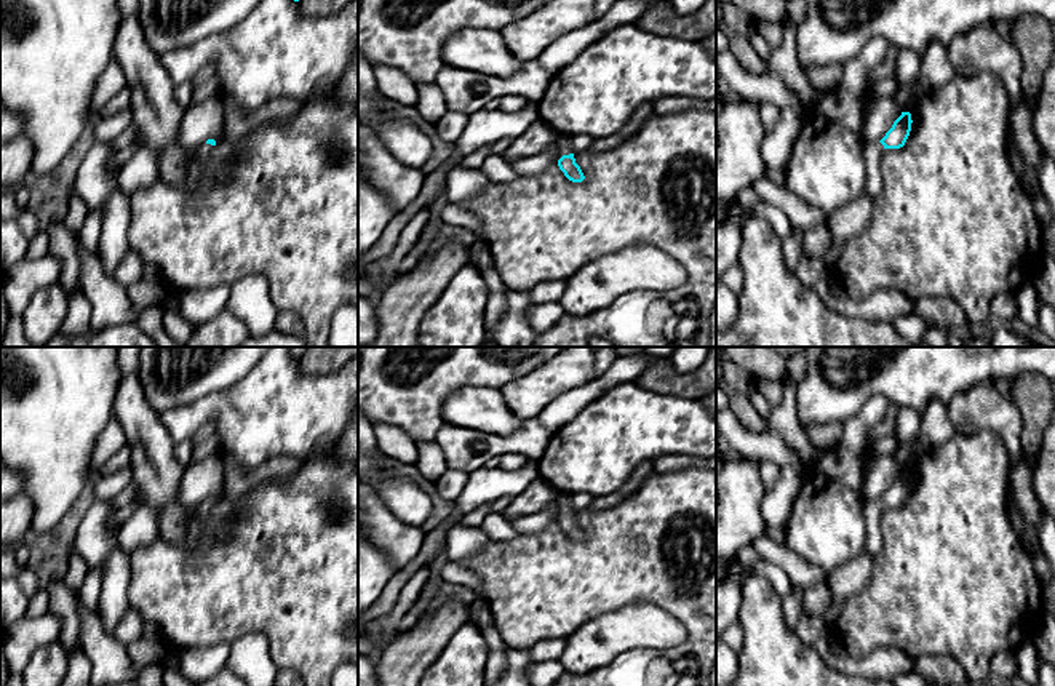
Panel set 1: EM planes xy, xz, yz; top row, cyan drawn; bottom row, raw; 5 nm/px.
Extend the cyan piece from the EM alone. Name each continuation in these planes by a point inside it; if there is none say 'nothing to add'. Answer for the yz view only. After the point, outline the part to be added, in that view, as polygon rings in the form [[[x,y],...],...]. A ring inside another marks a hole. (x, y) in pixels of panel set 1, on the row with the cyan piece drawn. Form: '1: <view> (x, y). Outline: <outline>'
1: yz (873, 151). Outline: [[[863,142],[863,155],[866,166],[866,184],[863,195],[874,201],[882,190],[882,176],[881,176],[881,157],[884,154],[884,146],[878,142]]]

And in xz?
1: xz (565, 141). Outline: [[[558,136],[556,141],[559,144],[561,157],[572,154],[572,150],[571,150],[571,138],[569,136]]]

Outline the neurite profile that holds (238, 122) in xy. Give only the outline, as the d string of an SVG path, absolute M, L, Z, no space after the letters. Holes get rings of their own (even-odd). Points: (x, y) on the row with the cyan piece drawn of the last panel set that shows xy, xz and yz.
M221 98L224 106L225 141L240 144L264 123L281 123L294 117L302 102L291 98L278 98L262 107L246 110L230 98Z

